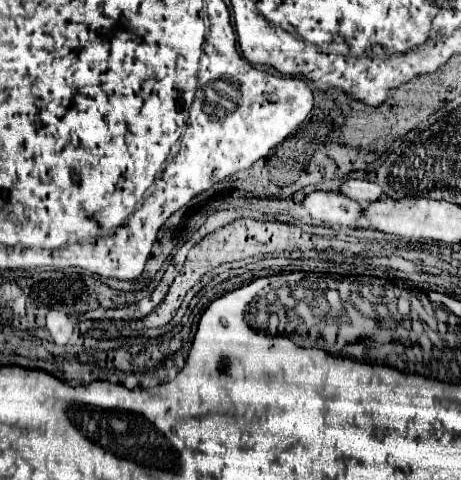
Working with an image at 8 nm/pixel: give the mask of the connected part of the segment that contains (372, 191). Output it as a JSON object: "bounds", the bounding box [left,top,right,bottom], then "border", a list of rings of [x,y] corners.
{"bounds":[340,178,384,204],"border":[[[348,178],[342,186],[340,186],[340,192],[360,204],[370,204],[370,202],[376,202],[384,196],[382,188],[374,182],[368,182],[368,180],[354,180],[354,178]]]}

